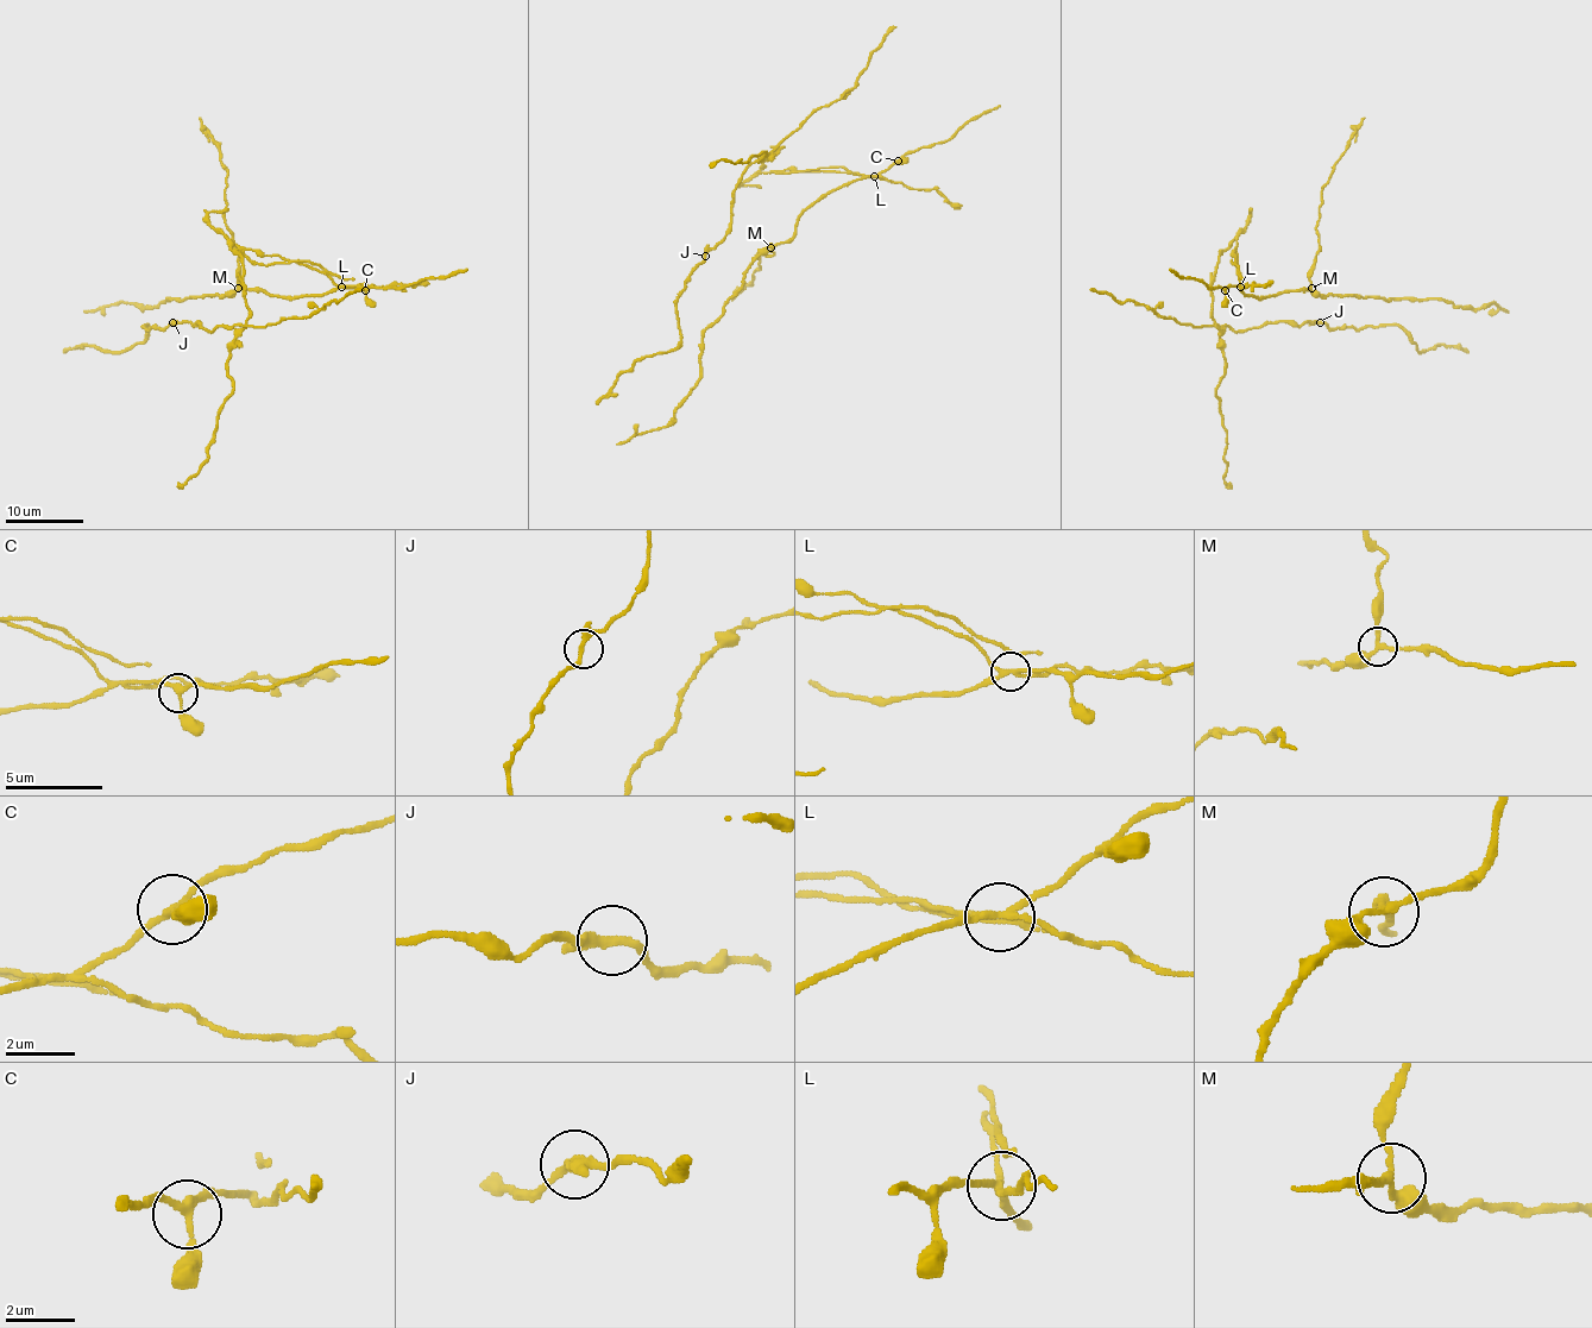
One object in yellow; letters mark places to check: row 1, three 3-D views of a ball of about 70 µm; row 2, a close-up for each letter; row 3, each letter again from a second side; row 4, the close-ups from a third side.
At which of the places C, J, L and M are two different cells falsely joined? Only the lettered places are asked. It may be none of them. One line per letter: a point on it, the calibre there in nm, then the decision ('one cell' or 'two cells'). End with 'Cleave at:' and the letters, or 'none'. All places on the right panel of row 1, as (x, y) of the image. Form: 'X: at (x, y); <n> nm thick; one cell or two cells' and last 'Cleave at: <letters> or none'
C: at (1225, 290); 200 nm thick; one cell
J: at (1320, 322); 240 nm thick; one cell
L: at (1240, 287); 200 nm thick; two cells
M: at (1312, 288); 190 nm thick; two cells
Cleave at: L, M

